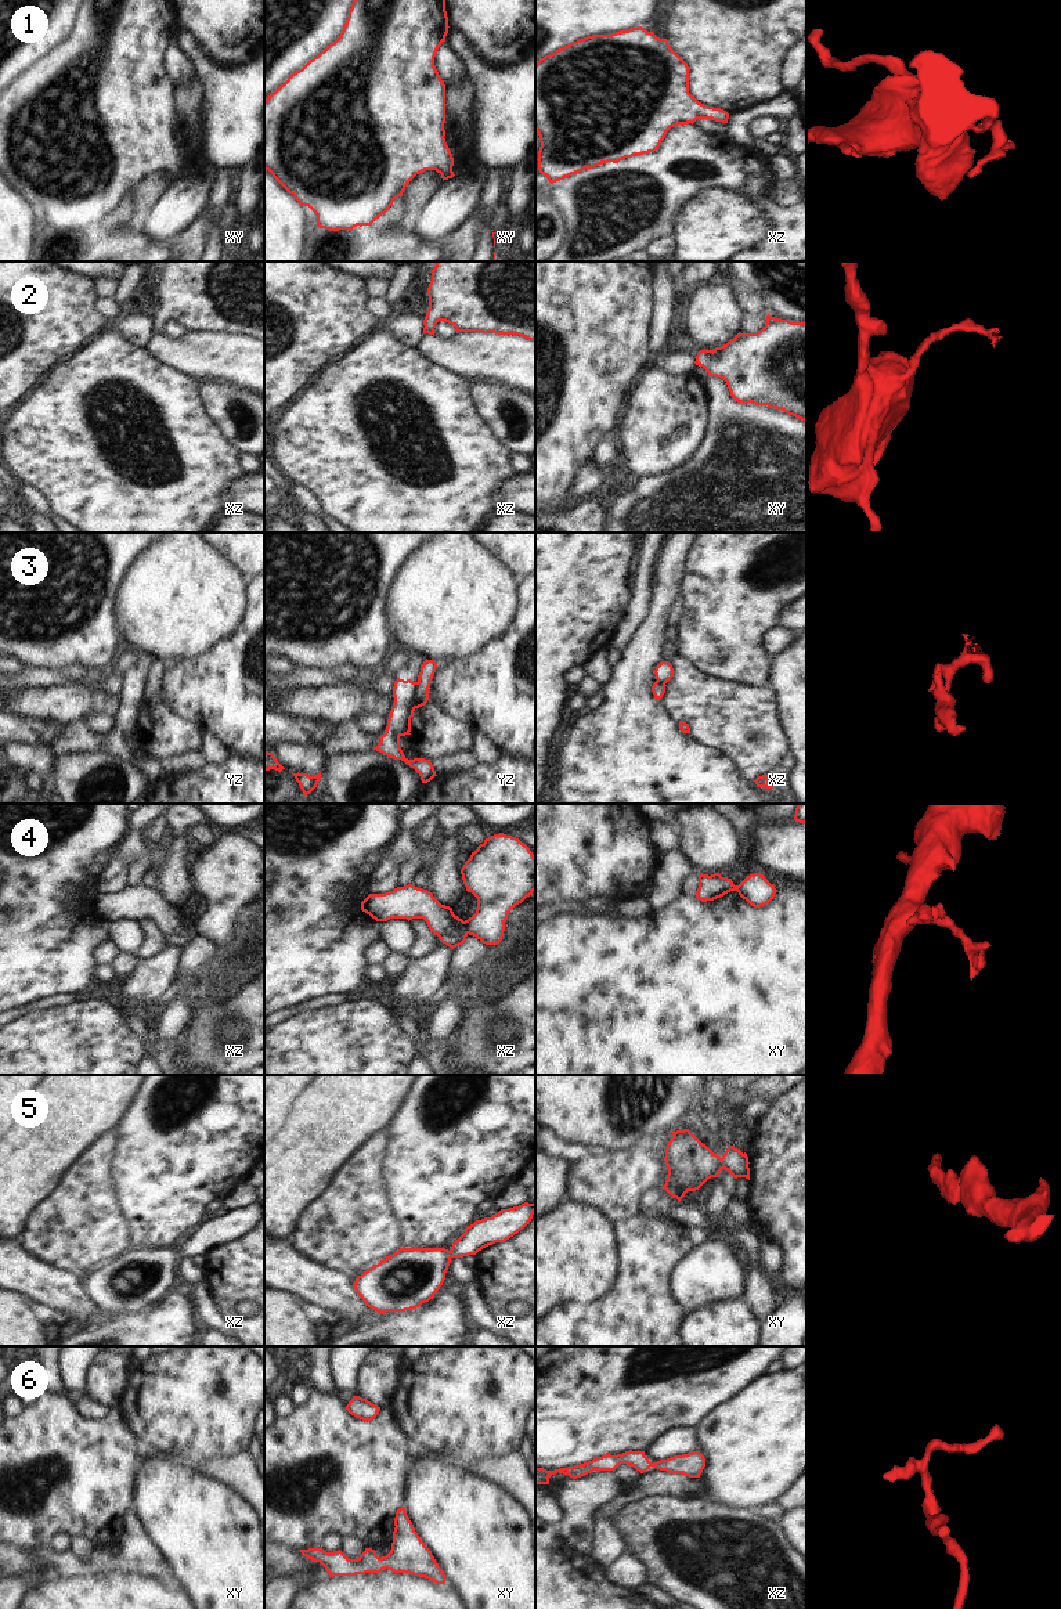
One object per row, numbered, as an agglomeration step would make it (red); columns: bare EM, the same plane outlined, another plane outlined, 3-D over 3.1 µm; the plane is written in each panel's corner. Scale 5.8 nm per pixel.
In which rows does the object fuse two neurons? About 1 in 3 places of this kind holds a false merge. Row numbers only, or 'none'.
3, 4

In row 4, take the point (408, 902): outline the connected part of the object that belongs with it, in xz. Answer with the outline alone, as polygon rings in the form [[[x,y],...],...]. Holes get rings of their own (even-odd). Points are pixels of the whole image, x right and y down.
[[[412,884],[397,887],[385,894],[369,894],[361,902],[361,910],[376,921],[390,919],[423,919],[429,930],[451,949],[466,941],[465,921],[452,908],[441,905],[430,891]]]

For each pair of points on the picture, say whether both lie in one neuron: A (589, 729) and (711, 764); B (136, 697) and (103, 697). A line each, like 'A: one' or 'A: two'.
A: one
B: two

